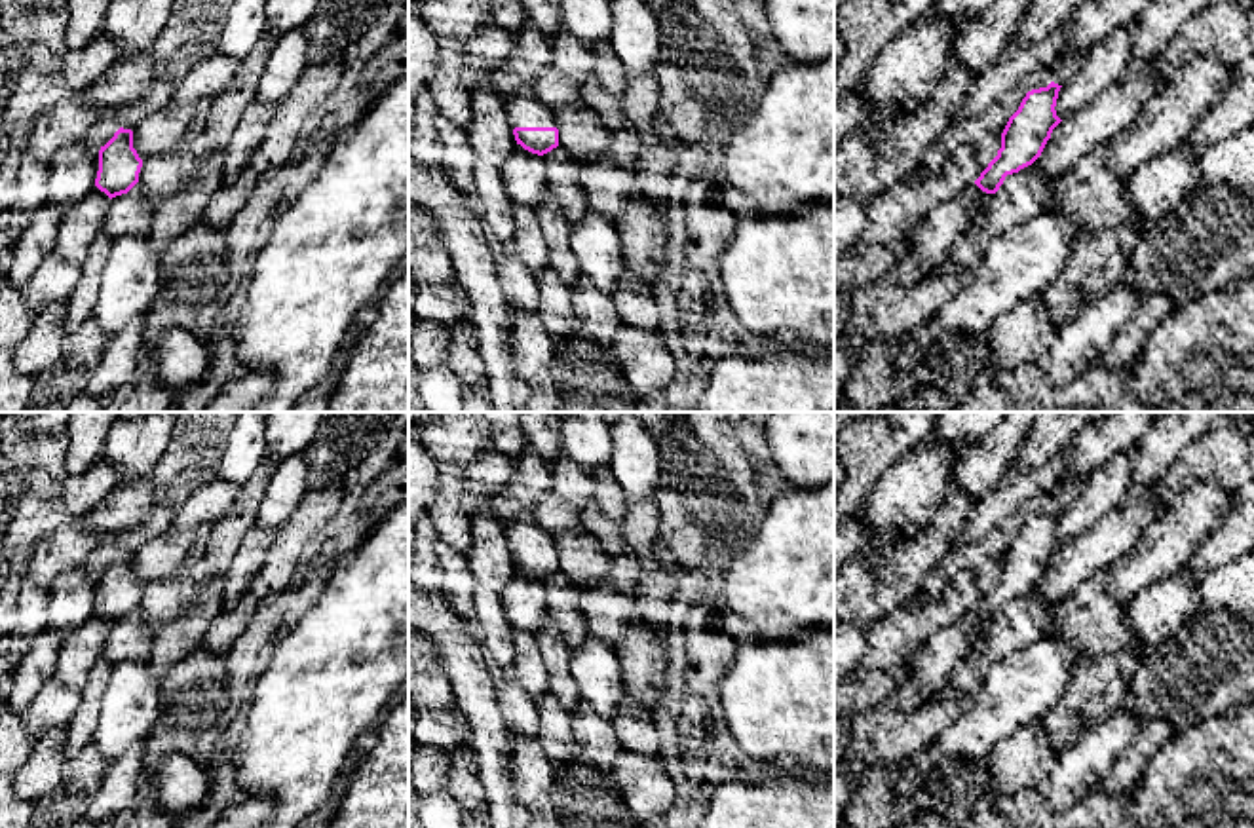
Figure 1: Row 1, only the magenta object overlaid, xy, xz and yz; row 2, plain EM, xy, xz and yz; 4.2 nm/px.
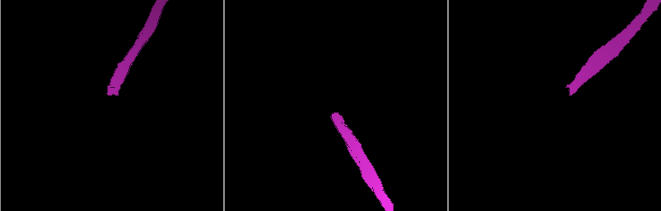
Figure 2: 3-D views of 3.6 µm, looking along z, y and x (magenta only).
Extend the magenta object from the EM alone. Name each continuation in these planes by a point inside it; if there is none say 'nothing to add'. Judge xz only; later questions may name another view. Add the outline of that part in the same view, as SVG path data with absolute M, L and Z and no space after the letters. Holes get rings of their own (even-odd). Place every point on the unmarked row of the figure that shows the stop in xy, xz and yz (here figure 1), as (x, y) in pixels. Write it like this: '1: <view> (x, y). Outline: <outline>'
1: xz (525, 534). Outline: M521 517L505 524L507 545L511 553L555 553L555 537L551 537L536 520L536 517Z

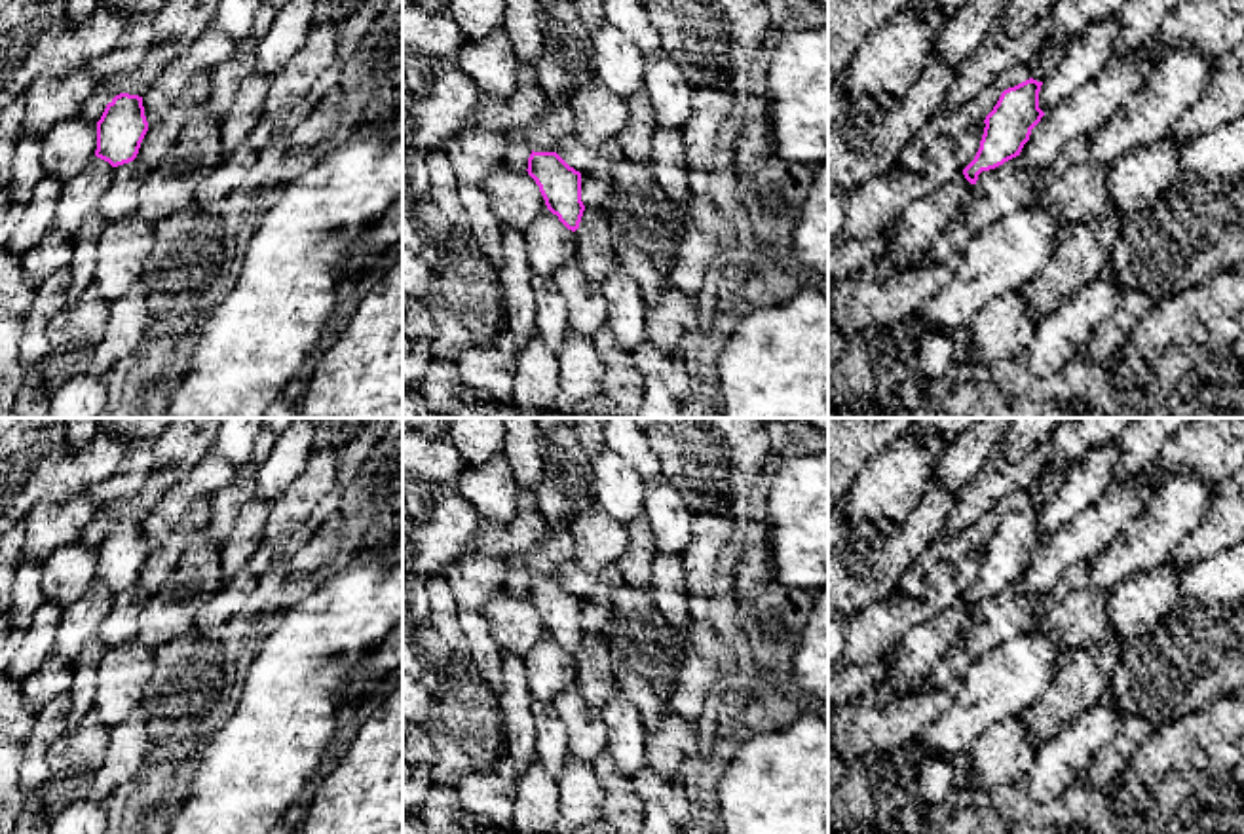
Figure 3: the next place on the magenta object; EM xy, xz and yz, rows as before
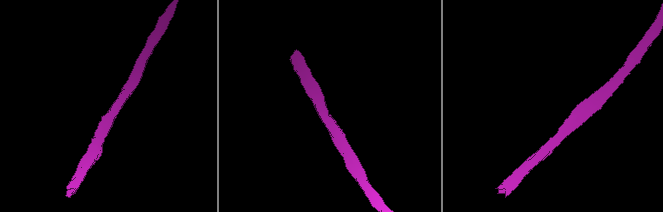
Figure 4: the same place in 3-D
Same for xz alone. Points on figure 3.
nothing to add

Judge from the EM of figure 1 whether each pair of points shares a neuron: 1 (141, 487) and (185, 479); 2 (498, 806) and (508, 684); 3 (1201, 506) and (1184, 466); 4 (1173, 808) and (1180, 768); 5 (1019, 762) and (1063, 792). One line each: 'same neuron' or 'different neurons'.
1: different neurons
2: different neurons
3: different neurons
4: same neuron
5: different neurons

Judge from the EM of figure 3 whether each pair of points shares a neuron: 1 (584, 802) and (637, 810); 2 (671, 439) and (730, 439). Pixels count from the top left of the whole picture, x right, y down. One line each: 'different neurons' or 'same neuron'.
1: different neurons
2: same neuron

